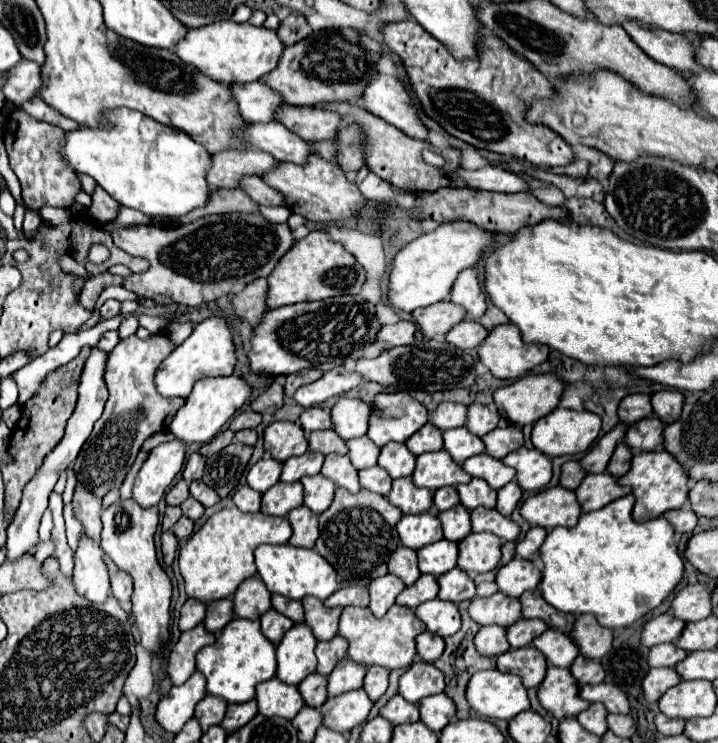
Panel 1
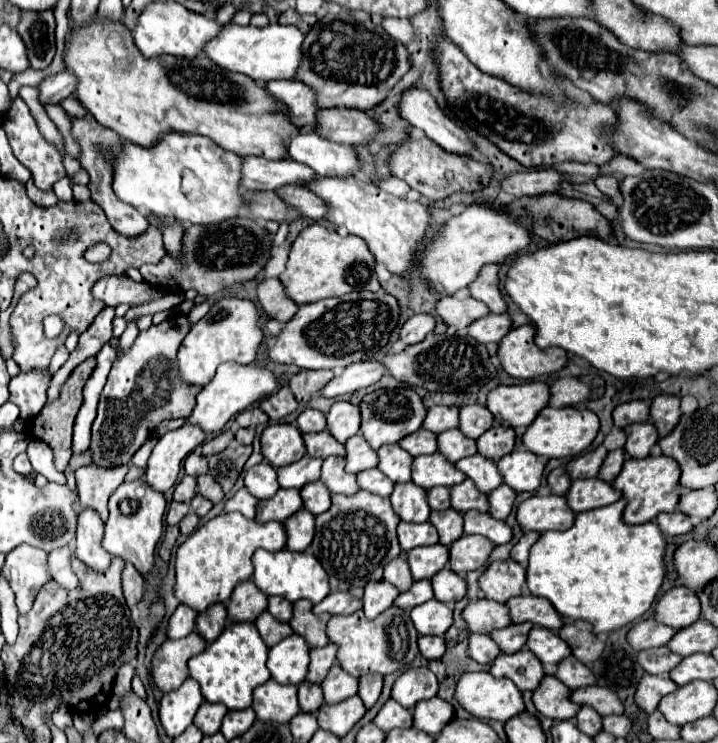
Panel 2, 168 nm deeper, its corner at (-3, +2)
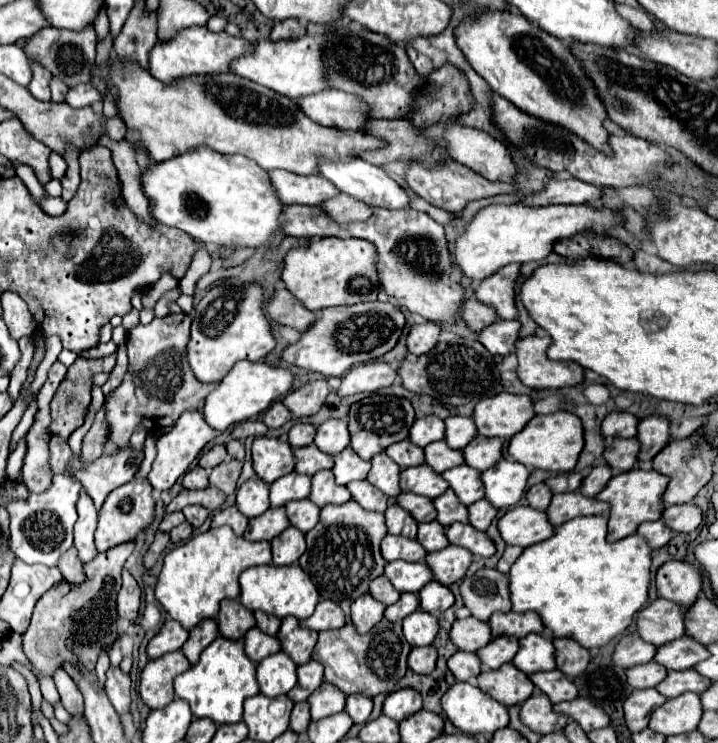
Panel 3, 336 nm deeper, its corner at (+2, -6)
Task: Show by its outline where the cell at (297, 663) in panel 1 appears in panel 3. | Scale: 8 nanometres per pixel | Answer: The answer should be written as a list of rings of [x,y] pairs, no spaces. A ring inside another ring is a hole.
[[[276,652],[258,664],[256,678],[268,698],[288,694],[296,686],[296,664],[286,652]]]

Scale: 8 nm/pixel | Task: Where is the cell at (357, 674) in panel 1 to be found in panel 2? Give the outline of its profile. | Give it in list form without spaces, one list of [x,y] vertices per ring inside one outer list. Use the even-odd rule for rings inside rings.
[[[333,664],[325,682],[321,682],[321,688],[323,688],[325,704],[337,704],[337,702],[343,702],[349,696],[357,694],[359,680],[353,678],[351,674],[347,674],[345,670],[341,670],[339,664]]]

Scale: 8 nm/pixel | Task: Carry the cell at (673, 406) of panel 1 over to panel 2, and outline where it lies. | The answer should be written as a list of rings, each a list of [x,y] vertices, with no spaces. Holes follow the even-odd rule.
[[[661,394],[653,398],[651,404],[651,418],[655,420],[653,424],[657,426],[659,438],[667,436],[679,422],[681,418],[681,408],[679,408],[679,398],[677,396],[669,396],[669,394]]]

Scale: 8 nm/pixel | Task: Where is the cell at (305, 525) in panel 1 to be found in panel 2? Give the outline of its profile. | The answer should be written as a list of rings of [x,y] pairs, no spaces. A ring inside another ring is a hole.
[[[307,510],[295,512],[291,518],[283,522],[287,530],[287,548],[293,552],[303,552],[309,548],[315,532],[315,516]]]

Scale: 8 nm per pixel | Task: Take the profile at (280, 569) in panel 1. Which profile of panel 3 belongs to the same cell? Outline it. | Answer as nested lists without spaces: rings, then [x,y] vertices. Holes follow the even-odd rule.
[[[266,564],[266,566],[246,568],[240,574],[240,588],[242,588],[240,602],[246,608],[264,610],[266,614],[274,614],[278,618],[296,616],[298,620],[304,620],[314,612],[314,608],[320,600],[316,586],[312,584],[308,574],[304,574],[304,570],[298,564],[290,564],[290,566]]]

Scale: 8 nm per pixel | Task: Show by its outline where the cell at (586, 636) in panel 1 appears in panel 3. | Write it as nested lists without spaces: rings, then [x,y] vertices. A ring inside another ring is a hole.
[[[554,638],[554,648],[556,648],[556,664],[558,670],[568,674],[570,678],[576,678],[582,674],[590,662],[590,652],[580,646],[572,638]]]

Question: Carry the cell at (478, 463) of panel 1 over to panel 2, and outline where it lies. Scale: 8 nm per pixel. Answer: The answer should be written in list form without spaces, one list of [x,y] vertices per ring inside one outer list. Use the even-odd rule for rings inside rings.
[[[475,454],[475,456],[469,456],[469,458],[461,458],[455,464],[455,468],[461,470],[467,478],[471,478],[475,488],[479,492],[483,492],[483,494],[489,494],[491,490],[495,490],[503,482],[495,462],[491,462],[489,458],[481,456],[481,454]]]

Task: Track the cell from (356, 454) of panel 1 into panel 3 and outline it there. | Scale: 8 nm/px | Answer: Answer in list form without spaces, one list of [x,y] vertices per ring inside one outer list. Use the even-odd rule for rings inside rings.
[[[346,446],[340,454],[334,456],[334,476],[336,476],[336,484],[348,484],[352,480],[364,480],[368,476],[370,470],[370,462],[362,460],[350,446]]]

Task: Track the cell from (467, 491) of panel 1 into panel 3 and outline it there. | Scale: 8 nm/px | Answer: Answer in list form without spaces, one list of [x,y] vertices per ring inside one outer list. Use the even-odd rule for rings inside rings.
[[[448,488],[442,496],[434,498],[434,506],[438,510],[436,520],[446,528],[454,522],[464,522],[464,524],[468,522],[468,508],[458,500],[452,488]]]

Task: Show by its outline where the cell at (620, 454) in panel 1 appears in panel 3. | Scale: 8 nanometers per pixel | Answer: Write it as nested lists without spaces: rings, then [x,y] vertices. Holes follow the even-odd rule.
[[[598,464],[590,470],[590,474],[584,478],[580,492],[588,494],[588,496],[596,496],[612,478],[612,470],[606,464]]]

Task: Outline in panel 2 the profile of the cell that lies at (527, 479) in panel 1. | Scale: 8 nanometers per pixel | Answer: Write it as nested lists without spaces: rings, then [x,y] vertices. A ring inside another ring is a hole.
[[[521,450],[521,452],[511,452],[503,456],[497,462],[499,474],[503,476],[503,484],[507,484],[515,492],[533,492],[541,484],[543,468],[545,468],[545,458]]]

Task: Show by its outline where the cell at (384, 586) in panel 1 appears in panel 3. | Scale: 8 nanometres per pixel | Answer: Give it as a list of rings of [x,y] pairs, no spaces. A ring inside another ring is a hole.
[[[362,594],[352,602],[352,622],[356,624],[358,632],[368,632],[376,622],[384,618],[386,606],[378,600],[374,600],[370,594]]]

